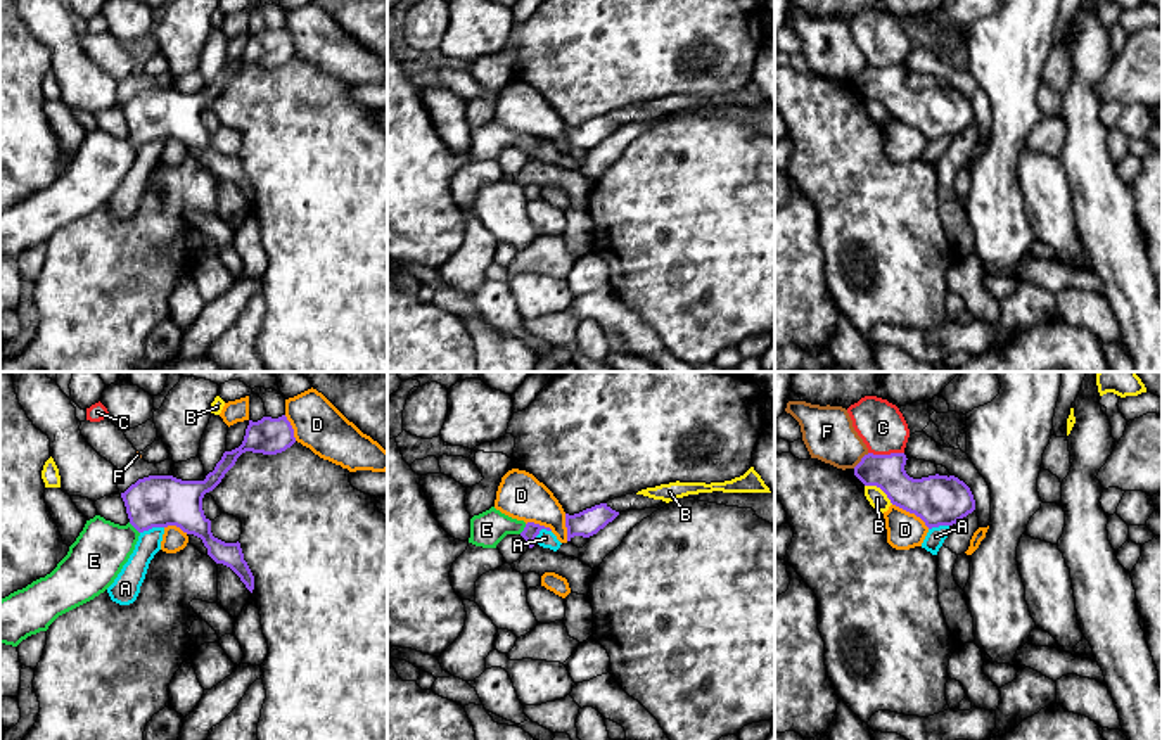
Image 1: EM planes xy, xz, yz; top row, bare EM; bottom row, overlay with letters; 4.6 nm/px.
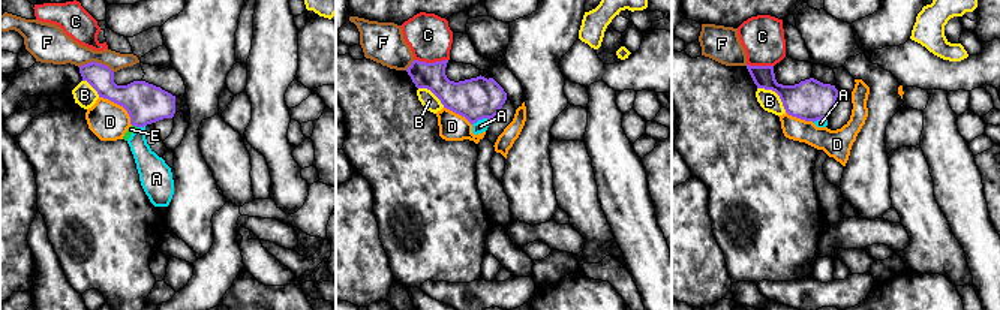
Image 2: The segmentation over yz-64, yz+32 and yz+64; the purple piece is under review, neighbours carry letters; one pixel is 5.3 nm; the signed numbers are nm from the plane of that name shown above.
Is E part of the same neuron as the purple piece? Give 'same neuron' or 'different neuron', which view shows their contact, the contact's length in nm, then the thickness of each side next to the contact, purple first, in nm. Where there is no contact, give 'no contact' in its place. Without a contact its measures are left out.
same neuron | xy | 80 nm | 240/260 nm

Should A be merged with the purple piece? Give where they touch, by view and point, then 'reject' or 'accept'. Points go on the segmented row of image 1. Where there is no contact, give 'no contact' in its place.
xy (151, 528) | reject

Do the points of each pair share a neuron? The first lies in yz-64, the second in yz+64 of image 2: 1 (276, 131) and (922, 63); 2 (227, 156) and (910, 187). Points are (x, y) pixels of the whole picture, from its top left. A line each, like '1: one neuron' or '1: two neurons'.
1: two neurons
2: one neuron

